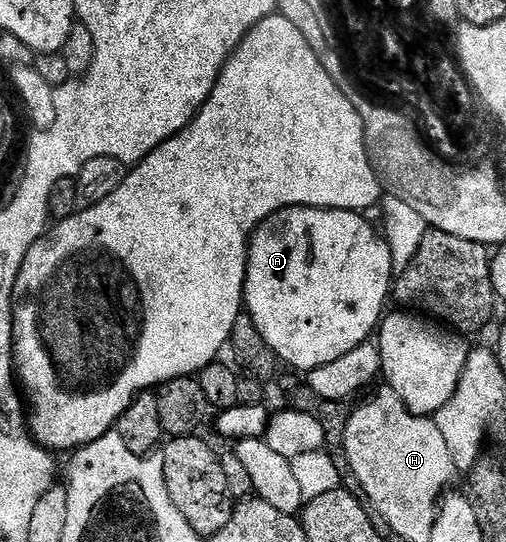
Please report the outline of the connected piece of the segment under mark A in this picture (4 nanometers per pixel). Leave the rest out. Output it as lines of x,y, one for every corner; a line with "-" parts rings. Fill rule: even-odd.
283,208
275,212
266,222
256,228
251,235
251,247
247,250
247,277
243,287
243,302
246,315
253,318
257,330
261,330
261,338
274,350
276,357
288,364
288,369
299,374
312,372
317,366
329,366
329,362
337,362
337,358
345,358
357,346
368,343
373,333
378,329
384,315
383,307
387,304
387,296
393,292
393,262
389,254
389,246
381,235
380,229
375,228
366,220
366,215
359,212
349,212
346,208

